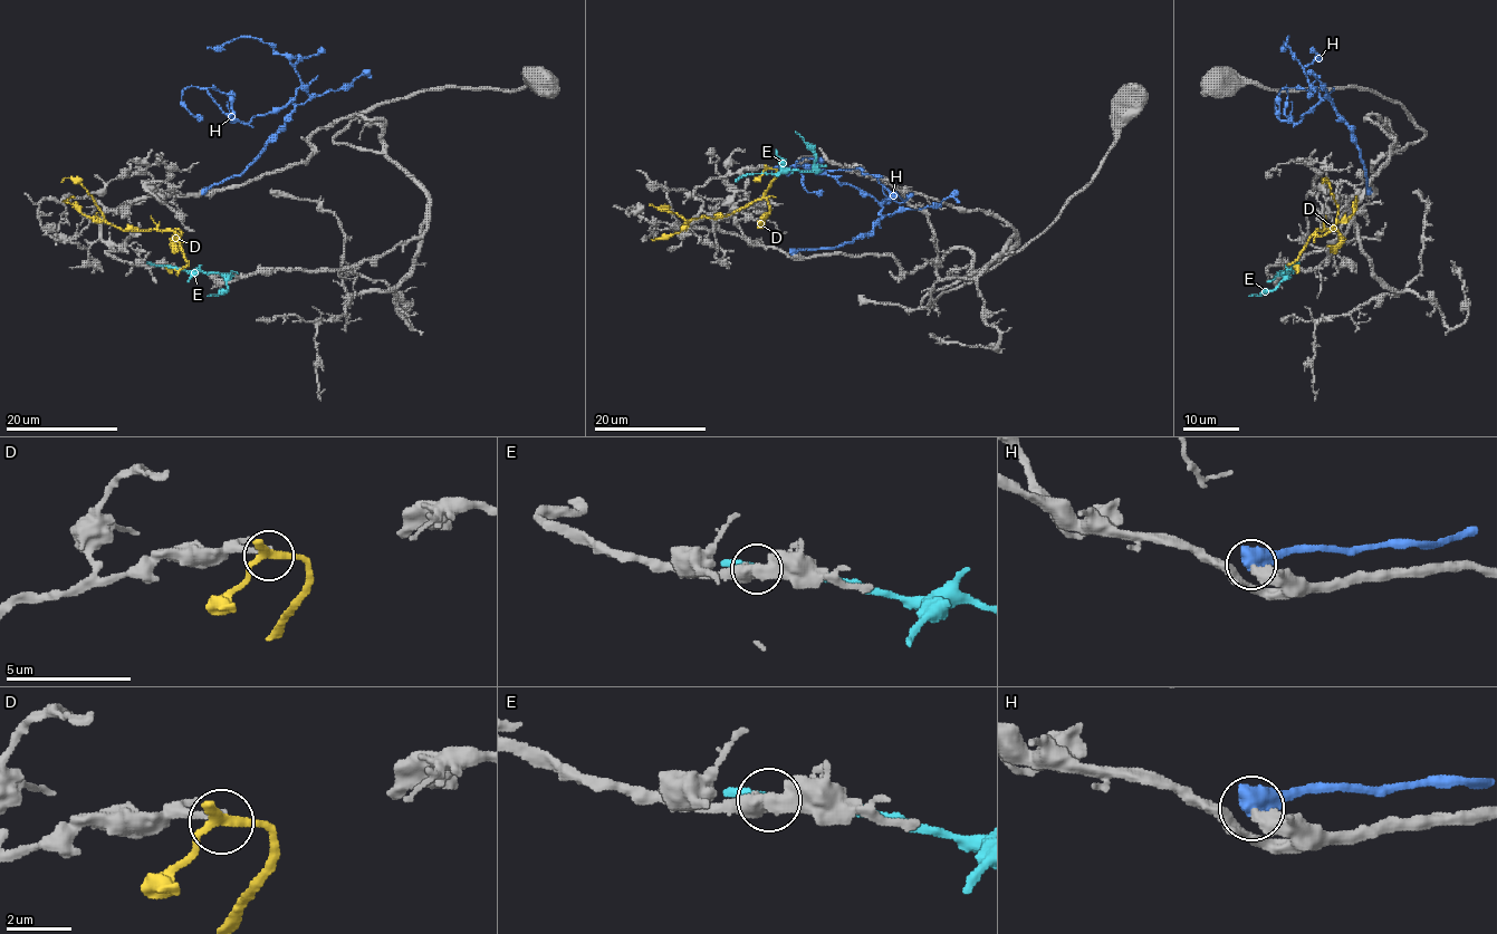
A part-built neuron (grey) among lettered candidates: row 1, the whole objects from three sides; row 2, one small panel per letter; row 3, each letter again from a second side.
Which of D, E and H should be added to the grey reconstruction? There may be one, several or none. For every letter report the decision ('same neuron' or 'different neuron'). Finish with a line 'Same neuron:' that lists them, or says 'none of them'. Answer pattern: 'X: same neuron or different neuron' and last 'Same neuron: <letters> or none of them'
D: different neuron
E: different neuron
H: different neuron
Same neuron: none of them

